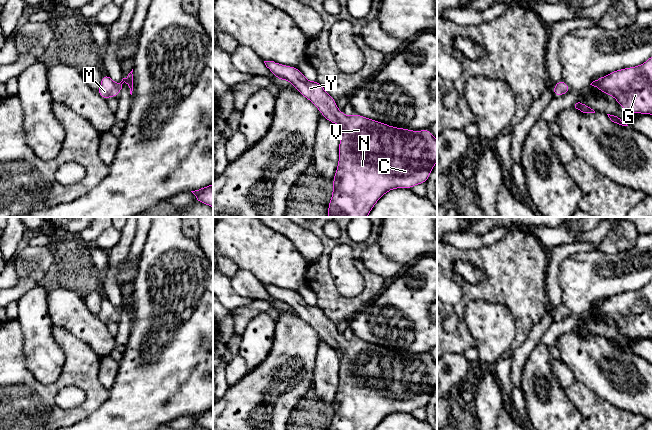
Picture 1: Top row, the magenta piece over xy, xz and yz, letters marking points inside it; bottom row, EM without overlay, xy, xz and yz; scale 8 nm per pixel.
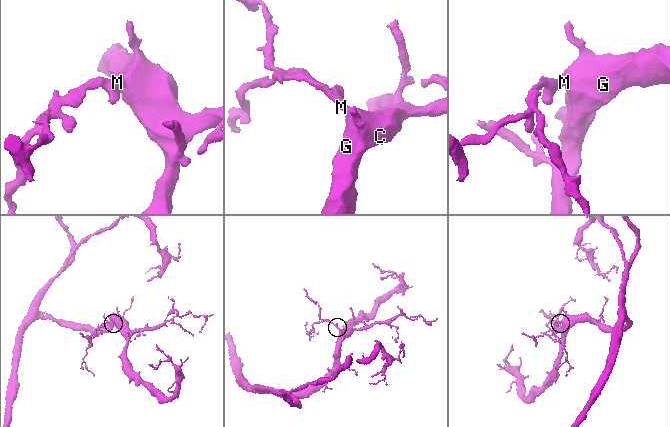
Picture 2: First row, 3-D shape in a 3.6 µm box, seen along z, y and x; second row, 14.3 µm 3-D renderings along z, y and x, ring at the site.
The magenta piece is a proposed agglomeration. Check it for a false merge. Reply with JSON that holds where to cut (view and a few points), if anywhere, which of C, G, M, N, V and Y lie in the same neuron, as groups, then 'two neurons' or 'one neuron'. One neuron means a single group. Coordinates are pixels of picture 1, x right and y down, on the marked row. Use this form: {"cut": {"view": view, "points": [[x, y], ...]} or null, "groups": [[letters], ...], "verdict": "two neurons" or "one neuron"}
{"cut": null, "groups": [["C", "G", "M", "N", "V", "Y"]], "verdict": "one neuron"}

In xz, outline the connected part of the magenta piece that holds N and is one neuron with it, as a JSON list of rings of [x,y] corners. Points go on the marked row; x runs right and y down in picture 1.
[[[264,61],[264,63],[276,78],[292,83],[301,95],[318,108],[325,119],[333,124],[339,124],[341,127],[339,160],[333,178],[333,192],[328,205],[328,217],[367,217],[378,200],[388,191],[396,188],[411,189],[417,184],[425,184],[428,180],[432,168],[437,162],[437,140],[428,128],[413,131],[393,127],[356,113],[347,116],[338,109],[336,100],[324,90],[317,80],[314,82],[307,80],[297,67],[286,66],[274,61]]]

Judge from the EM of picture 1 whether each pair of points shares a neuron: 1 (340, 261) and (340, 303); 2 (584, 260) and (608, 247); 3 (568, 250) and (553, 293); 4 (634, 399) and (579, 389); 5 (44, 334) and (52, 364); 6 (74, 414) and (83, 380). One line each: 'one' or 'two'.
1: two
2: two
3: one
4: two
5: one
6: one

